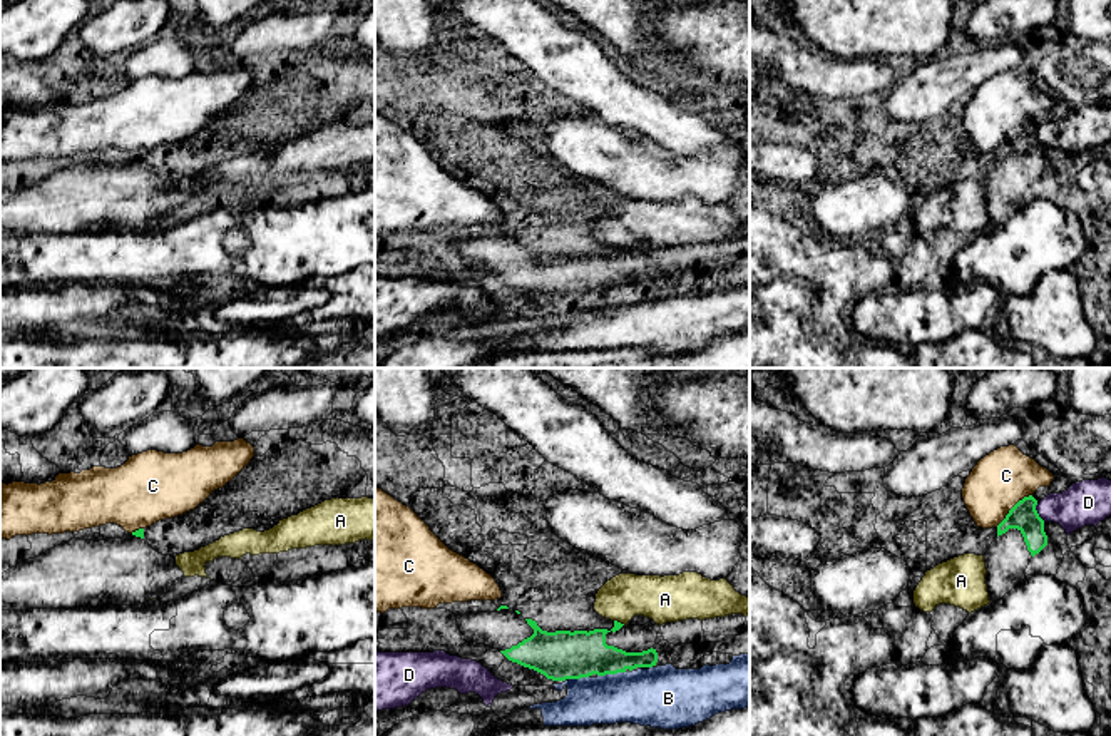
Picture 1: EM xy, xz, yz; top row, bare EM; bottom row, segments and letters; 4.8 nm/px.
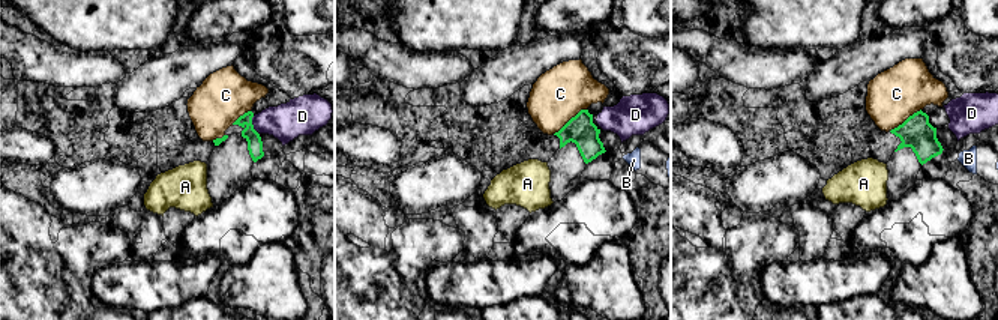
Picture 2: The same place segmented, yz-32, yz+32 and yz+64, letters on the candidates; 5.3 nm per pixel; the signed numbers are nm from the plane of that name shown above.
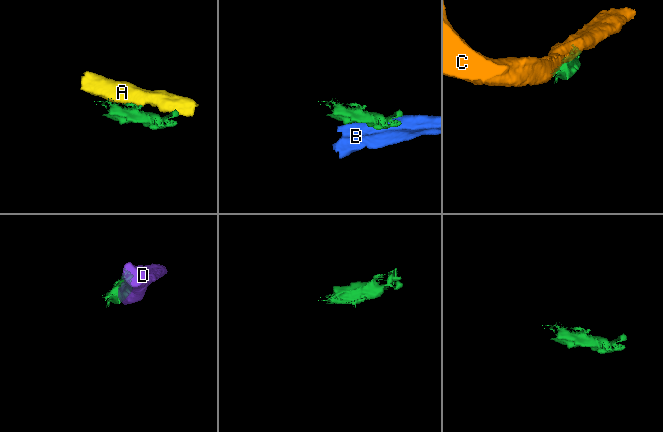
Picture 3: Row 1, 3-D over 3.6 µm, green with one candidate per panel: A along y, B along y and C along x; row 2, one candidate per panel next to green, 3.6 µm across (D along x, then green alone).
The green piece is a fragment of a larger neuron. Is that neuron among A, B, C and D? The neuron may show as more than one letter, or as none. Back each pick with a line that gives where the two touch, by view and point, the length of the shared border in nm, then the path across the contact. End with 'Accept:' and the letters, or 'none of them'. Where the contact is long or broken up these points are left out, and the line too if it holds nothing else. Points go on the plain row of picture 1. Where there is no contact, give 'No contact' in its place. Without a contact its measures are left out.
Accept: none of them

